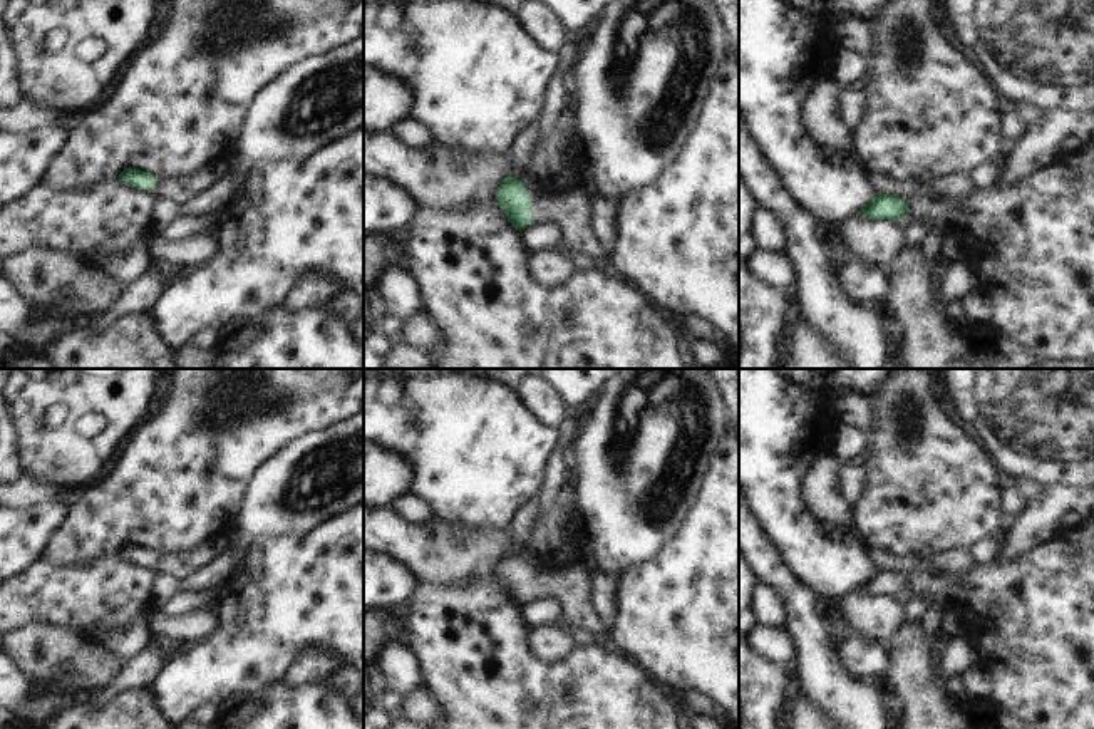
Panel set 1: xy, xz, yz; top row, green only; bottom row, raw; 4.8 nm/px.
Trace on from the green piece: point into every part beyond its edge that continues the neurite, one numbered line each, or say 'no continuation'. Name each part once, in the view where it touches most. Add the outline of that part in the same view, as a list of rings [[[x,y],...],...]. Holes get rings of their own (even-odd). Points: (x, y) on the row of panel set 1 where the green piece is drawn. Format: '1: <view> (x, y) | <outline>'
1: xz (570, 210) | [[[576,186],[555,194],[531,198],[529,220],[556,223],[563,233],[563,250],[585,253],[591,260],[610,256],[610,250],[590,228],[590,198]]]

